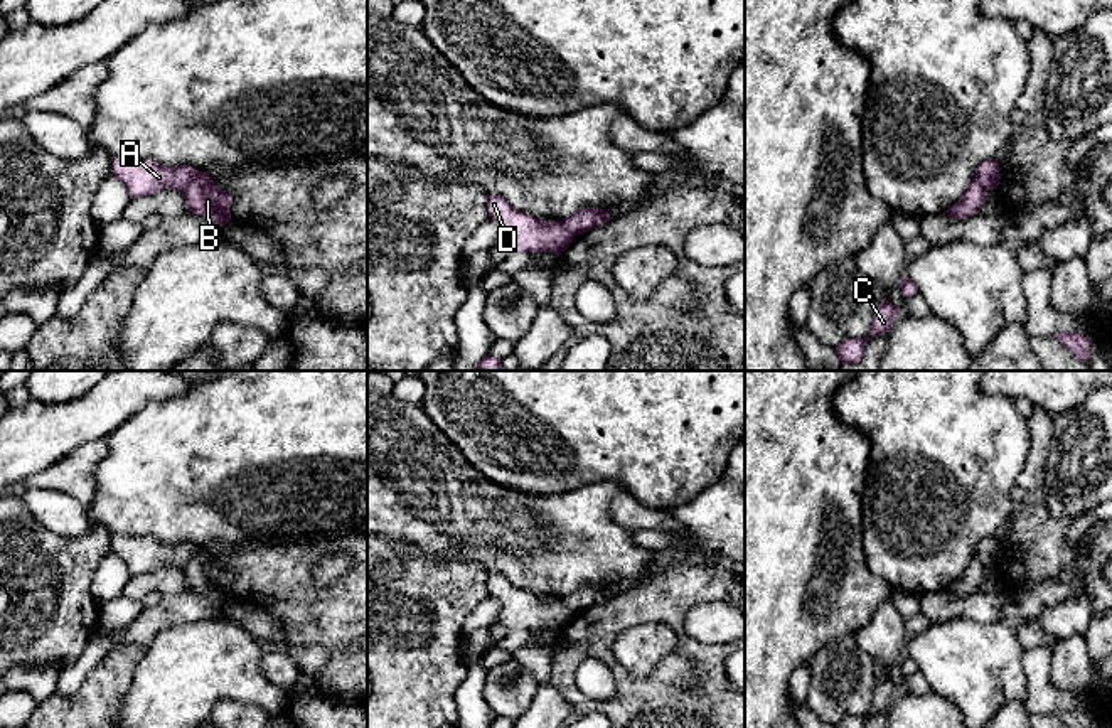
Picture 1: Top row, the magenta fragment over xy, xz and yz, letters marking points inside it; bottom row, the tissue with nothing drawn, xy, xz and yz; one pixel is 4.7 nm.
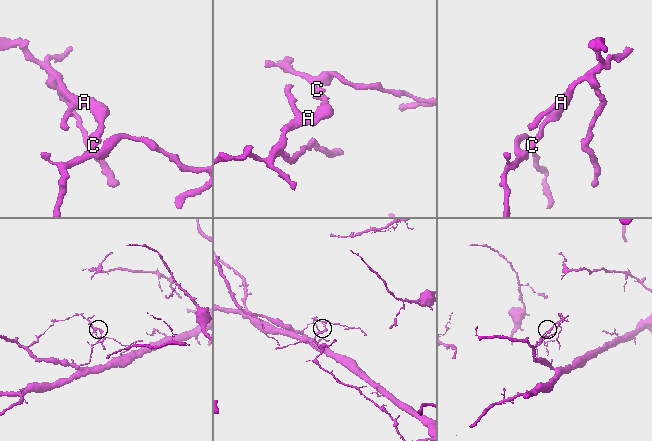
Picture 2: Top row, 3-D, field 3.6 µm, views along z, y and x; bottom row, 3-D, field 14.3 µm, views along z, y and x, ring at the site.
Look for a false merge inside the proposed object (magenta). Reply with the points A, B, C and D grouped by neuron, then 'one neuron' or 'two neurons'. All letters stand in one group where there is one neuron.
A D / B C | two neurons

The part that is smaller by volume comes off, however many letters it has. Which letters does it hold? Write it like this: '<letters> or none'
A, D

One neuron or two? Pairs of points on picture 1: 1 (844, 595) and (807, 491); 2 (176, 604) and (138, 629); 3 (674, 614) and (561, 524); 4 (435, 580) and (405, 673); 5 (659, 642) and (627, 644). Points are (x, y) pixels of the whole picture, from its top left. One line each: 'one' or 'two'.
1: one
2: one
3: two
4: one
5: one

